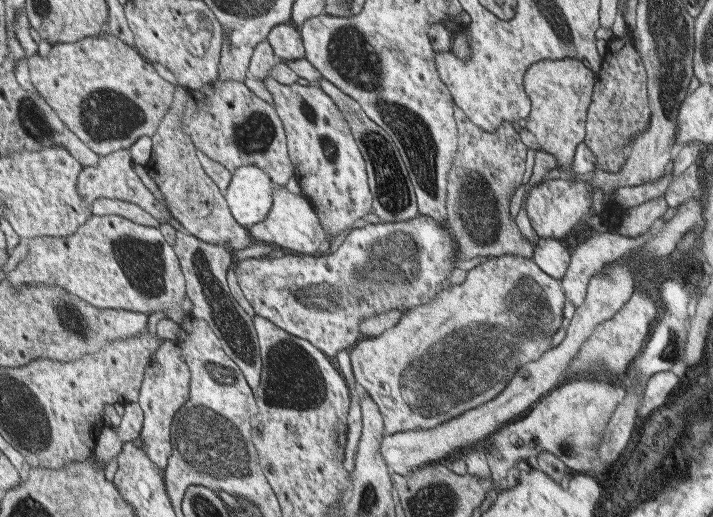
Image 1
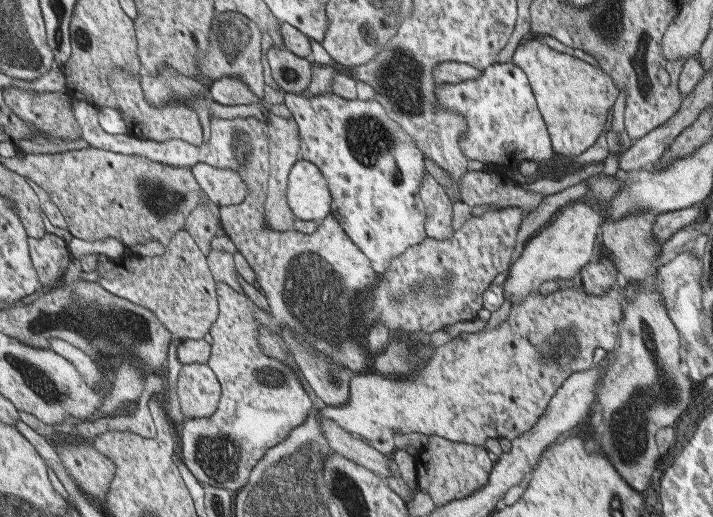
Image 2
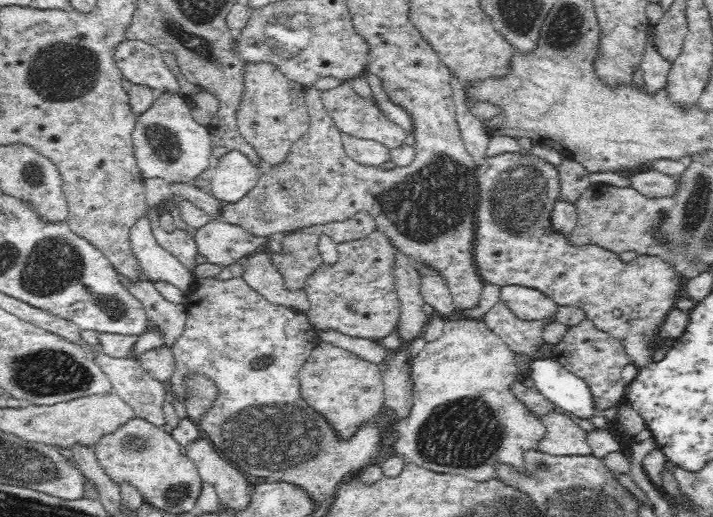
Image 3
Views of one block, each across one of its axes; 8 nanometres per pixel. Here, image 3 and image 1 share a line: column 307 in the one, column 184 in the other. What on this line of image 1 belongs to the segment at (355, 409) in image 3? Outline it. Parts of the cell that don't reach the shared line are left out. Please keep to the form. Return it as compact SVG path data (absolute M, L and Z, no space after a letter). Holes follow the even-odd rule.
M167 339L154 355L148 365L140 404L146 412L146 424L140 436L143 447L150 459L161 468L169 468L171 457L174 455L173 426L178 411L189 401L192 392L192 368L183 356L184 348L180 348L177 340Z

